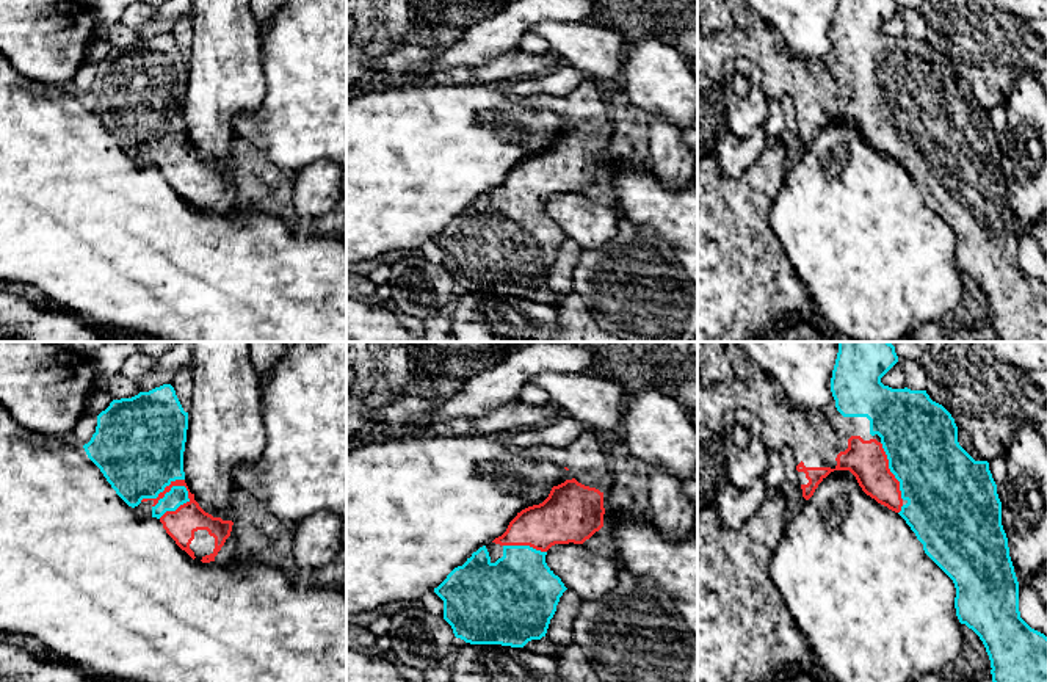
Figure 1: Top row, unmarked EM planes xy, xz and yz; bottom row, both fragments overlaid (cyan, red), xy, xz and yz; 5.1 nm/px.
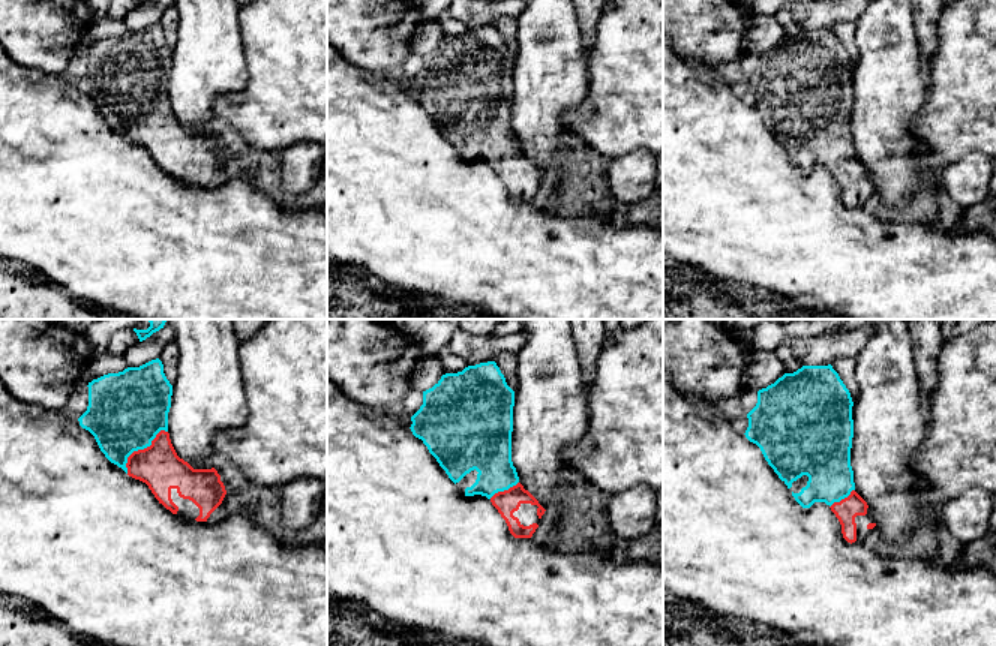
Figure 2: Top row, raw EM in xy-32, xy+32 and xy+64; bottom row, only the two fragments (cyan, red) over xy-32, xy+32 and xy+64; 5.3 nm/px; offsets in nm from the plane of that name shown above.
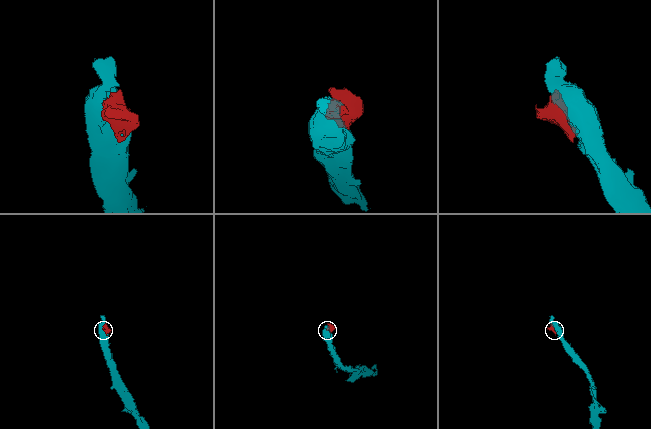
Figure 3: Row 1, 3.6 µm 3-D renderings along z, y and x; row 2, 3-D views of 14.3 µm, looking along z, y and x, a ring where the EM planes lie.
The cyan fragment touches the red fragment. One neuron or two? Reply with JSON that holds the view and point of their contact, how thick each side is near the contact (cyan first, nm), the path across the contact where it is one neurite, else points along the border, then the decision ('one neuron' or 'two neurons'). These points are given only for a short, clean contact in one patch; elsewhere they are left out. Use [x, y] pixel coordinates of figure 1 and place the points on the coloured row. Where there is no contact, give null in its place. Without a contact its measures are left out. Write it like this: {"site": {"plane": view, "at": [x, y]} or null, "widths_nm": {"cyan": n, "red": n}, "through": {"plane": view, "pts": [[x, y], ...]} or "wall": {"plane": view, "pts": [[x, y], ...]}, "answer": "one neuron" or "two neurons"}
{"site": {"plane": "xy", "at": [168, 485]}, "widths_nm": {"cyan": 100, "red": 160}, "answer": "one neuron"}

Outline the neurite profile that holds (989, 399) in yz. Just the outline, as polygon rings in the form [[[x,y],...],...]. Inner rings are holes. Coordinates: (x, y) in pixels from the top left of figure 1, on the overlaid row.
[[[947,342],[926,375],[926,394],[969,433],[981,461],[1003,458],[1013,433],[1027,420],[1047,444],[1047,395],[1023,378],[1020,368],[995,359],[978,342]]]

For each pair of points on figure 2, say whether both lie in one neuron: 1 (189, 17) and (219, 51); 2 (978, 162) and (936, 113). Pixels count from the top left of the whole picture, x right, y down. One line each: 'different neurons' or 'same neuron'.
1: same neuron
2: different neurons

